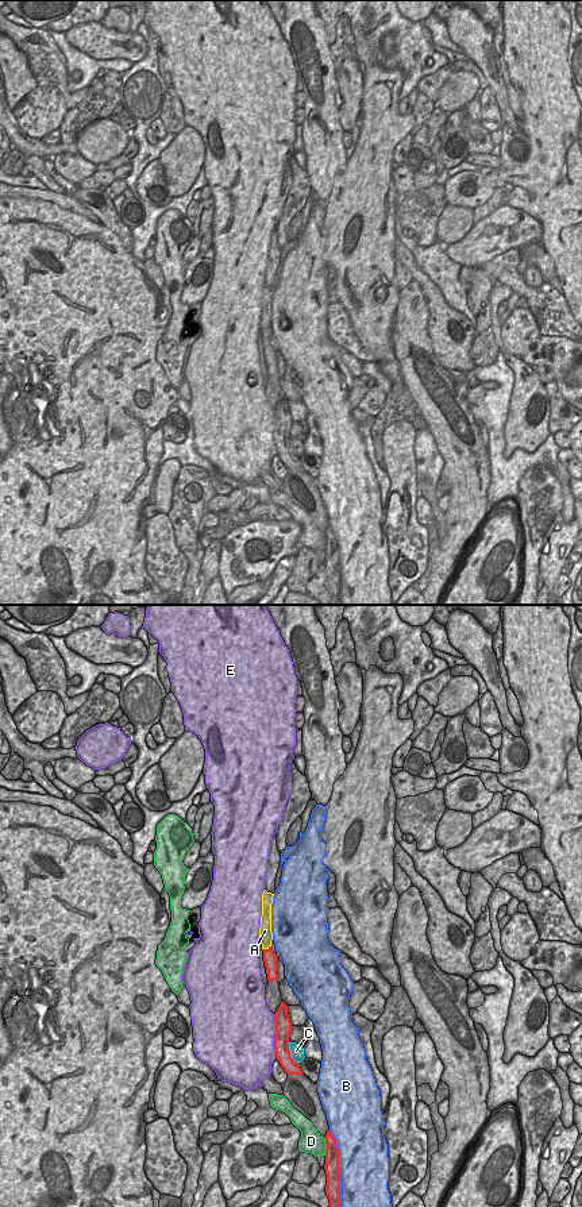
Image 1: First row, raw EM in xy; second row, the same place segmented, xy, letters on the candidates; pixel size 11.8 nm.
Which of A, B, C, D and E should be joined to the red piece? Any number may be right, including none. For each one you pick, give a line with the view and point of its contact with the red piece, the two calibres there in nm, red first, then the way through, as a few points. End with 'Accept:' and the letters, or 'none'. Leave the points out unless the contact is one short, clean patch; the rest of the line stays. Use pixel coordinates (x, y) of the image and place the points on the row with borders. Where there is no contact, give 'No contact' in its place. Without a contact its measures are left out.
Accept: none

